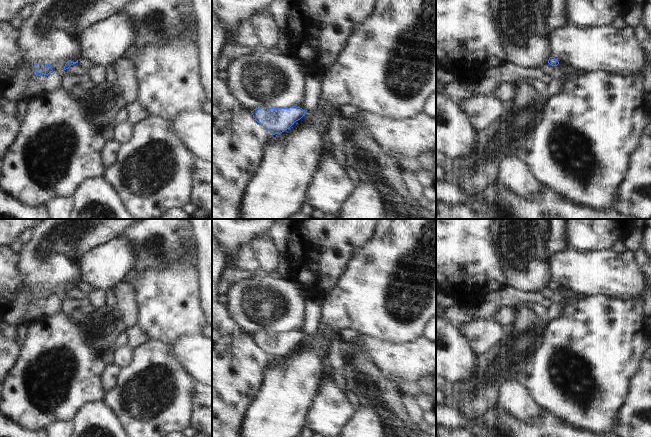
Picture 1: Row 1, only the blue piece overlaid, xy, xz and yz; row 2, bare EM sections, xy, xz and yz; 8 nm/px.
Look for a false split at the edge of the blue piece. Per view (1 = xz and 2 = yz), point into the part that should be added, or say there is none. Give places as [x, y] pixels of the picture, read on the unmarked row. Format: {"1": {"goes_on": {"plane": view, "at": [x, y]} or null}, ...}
{"1": {"goes_on": null}, "2": {"goes_on": null}}

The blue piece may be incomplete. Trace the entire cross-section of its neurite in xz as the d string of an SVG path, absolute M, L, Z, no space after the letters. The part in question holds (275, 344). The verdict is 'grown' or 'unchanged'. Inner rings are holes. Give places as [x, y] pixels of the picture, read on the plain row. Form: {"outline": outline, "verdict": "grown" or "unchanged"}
{"outline": "M296 330L279 333L260 331L251 335L255 344L268 353L272 359L280 358L289 353L304 340L305 336L305 334Z", "verdict": "unchanged"}

